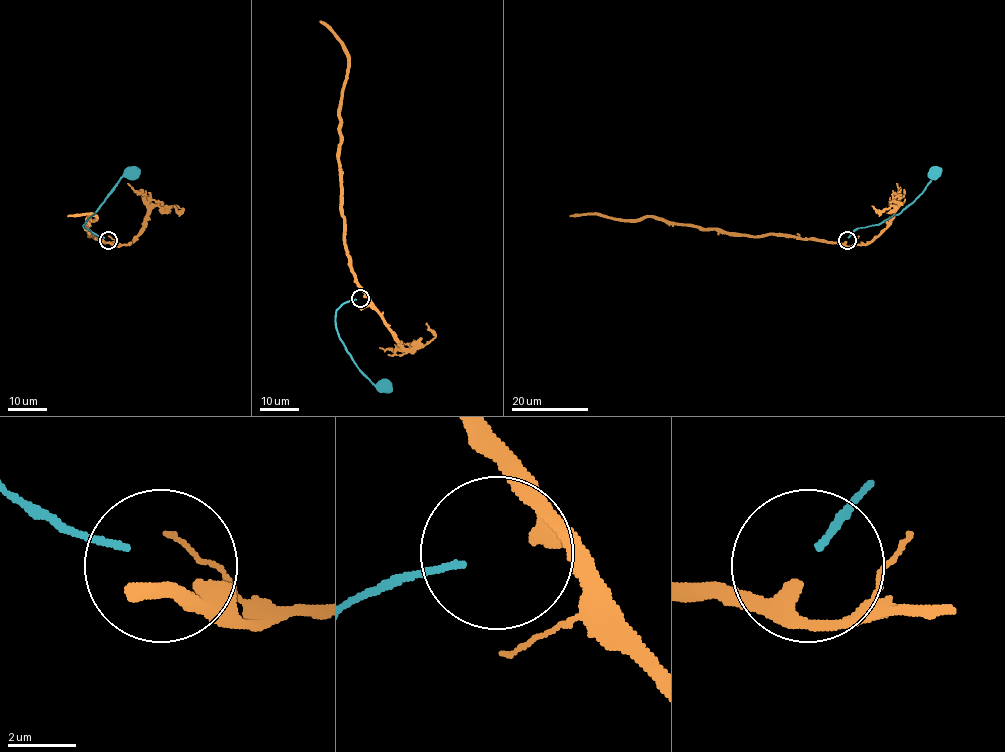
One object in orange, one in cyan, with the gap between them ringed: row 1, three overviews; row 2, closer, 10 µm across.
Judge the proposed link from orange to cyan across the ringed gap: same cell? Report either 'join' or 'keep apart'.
keep apart

